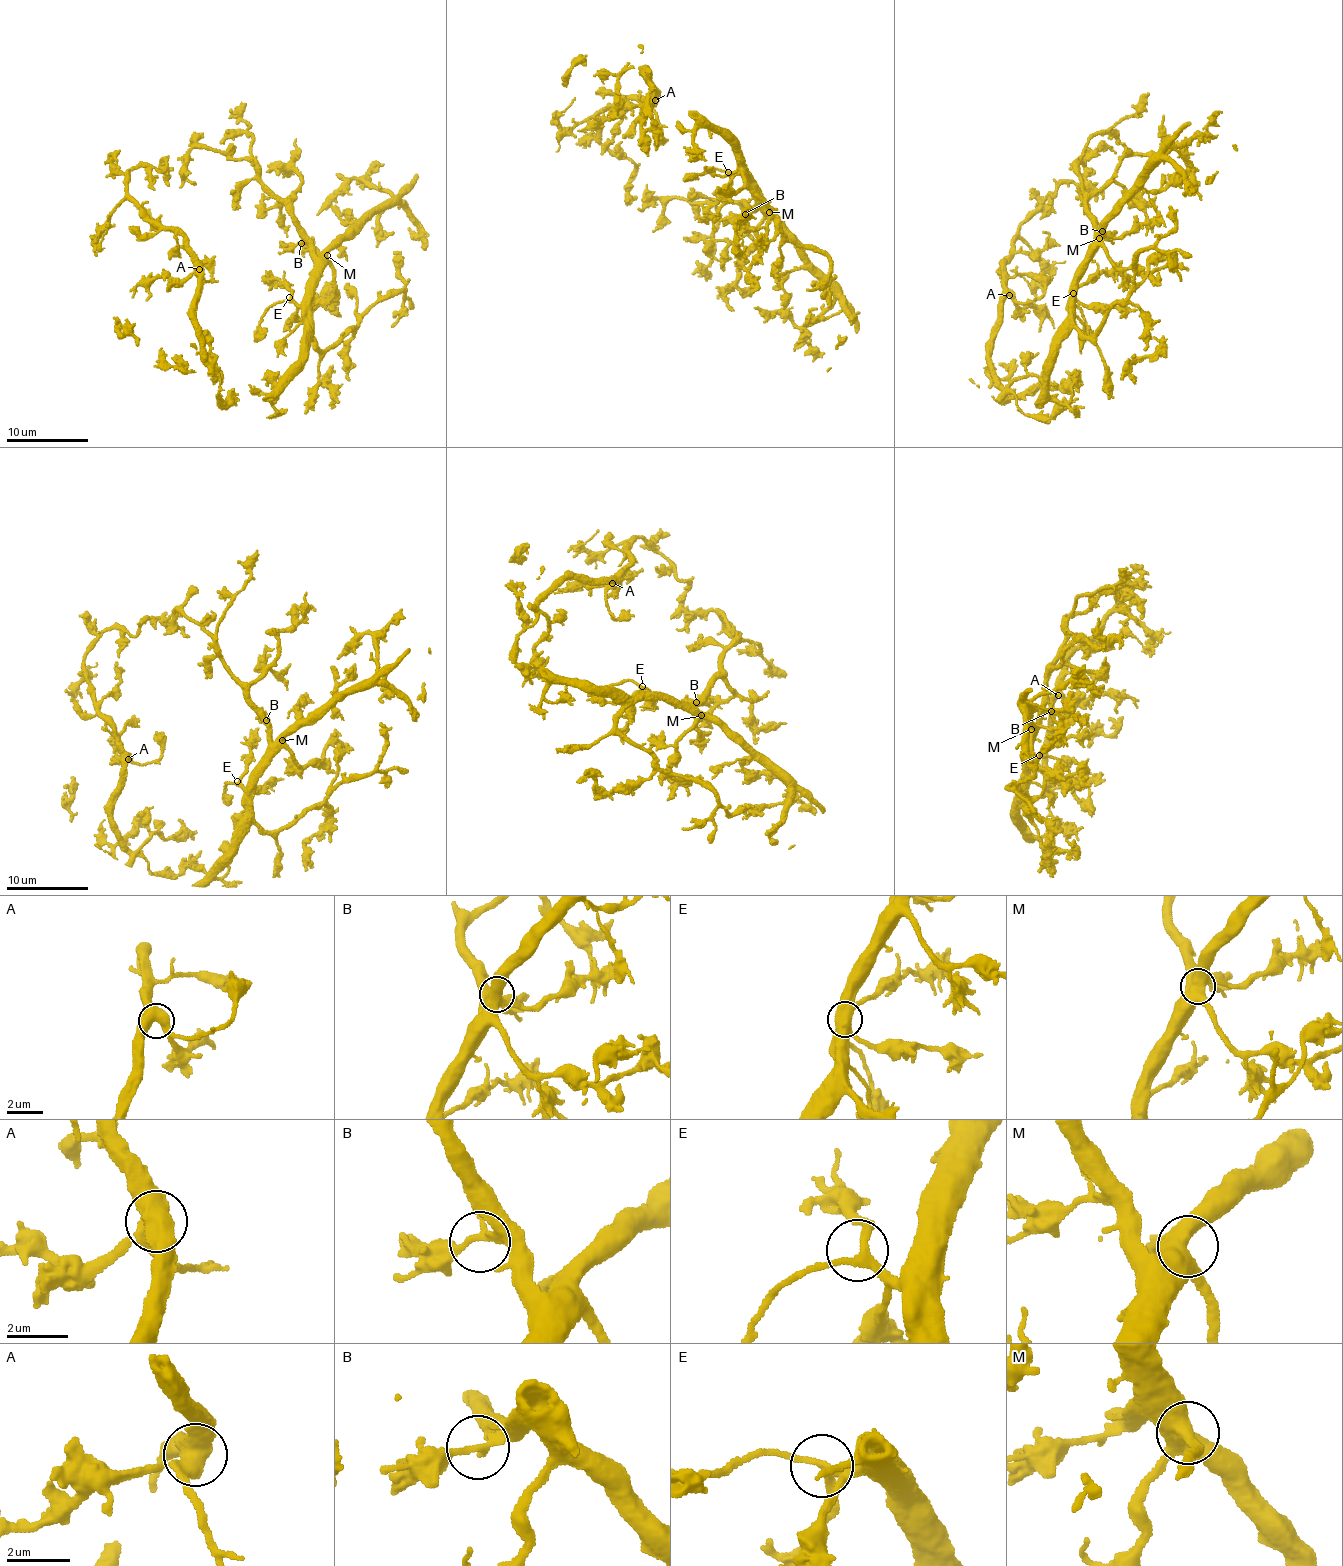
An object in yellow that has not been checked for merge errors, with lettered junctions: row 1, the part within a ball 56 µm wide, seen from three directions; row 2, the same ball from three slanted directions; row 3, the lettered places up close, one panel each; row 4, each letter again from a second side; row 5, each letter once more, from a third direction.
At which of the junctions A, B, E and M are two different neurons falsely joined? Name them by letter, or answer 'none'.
none

